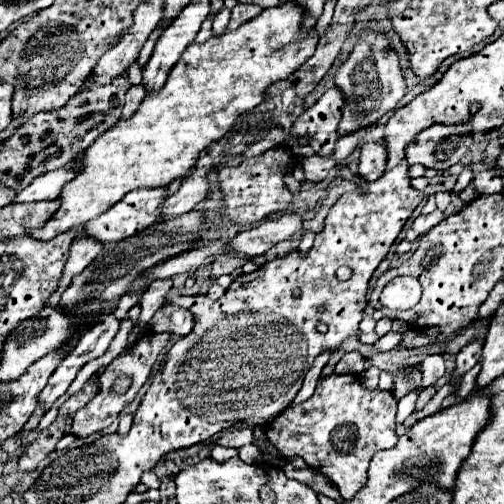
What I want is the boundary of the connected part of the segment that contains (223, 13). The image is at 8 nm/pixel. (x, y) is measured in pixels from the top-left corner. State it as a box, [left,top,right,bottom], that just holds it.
[213,7,229,35]

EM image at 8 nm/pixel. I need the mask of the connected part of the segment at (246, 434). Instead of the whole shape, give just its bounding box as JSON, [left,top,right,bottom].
[217,427,257,449]

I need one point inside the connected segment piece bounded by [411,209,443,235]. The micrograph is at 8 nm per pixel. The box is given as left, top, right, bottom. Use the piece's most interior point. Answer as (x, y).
(423, 223)

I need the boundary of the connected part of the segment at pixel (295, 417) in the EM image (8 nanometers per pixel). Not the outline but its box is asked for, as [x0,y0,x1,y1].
[265,373,397,499]

